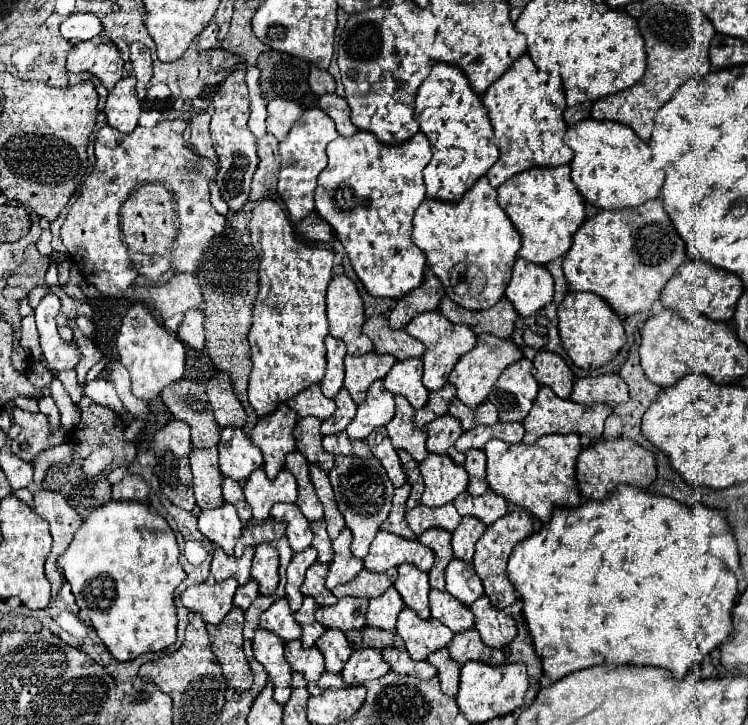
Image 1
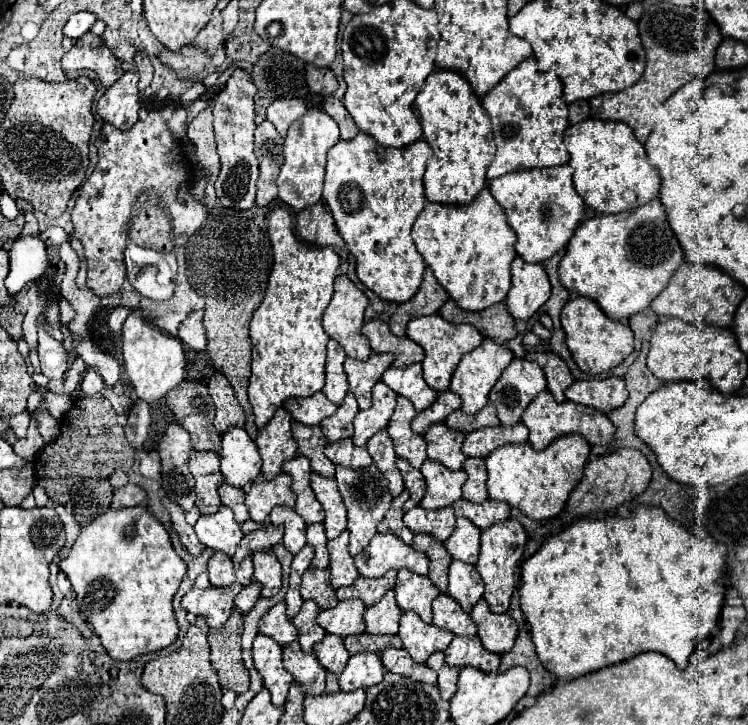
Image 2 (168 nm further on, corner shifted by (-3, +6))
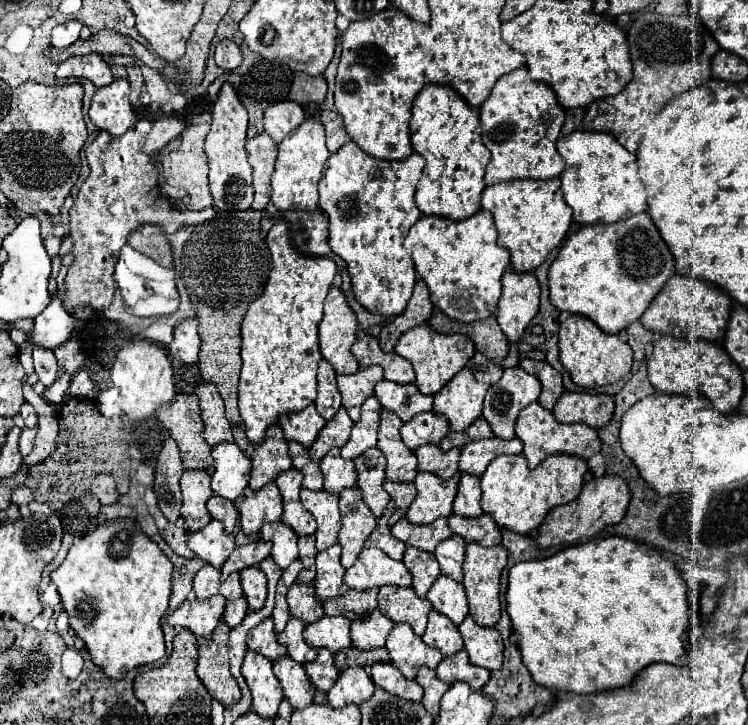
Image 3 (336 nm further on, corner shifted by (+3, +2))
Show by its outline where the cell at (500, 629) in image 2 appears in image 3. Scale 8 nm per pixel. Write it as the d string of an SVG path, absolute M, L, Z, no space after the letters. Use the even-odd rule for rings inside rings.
M466 616L466 620L458 626L458 630L464 638L464 646L472 664L488 670L502 668L504 642L496 628L480 626L472 616Z

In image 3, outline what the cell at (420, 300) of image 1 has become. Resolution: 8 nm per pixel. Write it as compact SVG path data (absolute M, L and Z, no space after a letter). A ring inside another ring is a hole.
M418 280L416 286L414 286L414 294L406 306L406 310L400 314L400 316L394 316L394 320L382 328L380 332L380 346L386 350L386 352L392 352L398 338L418 326L418 324L424 324L428 322L430 314L432 314L432 300L430 300L430 292L426 288L426 282L424 280Z

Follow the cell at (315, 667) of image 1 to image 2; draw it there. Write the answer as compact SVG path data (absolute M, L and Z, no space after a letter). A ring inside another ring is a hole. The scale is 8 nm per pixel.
M298 642L284 646L284 668L294 676L294 682L302 686L306 696L324 694L324 678L326 670L318 664L316 656L304 654Z

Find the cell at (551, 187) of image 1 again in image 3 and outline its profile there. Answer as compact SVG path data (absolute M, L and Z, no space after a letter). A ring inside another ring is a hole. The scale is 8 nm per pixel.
M524 178L486 186L482 192L482 208L492 212L494 226L498 230L498 244L508 248L510 266L520 272L532 272L536 266L540 266L548 254L560 246L572 224L572 208L562 196L560 178Z

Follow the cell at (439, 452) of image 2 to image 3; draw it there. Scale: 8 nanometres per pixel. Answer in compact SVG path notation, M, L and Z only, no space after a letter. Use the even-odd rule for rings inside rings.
M424 444L416 448L414 454L418 456L420 472L434 472L442 480L448 480L458 472L460 448L450 448L448 452L444 452L438 444Z

